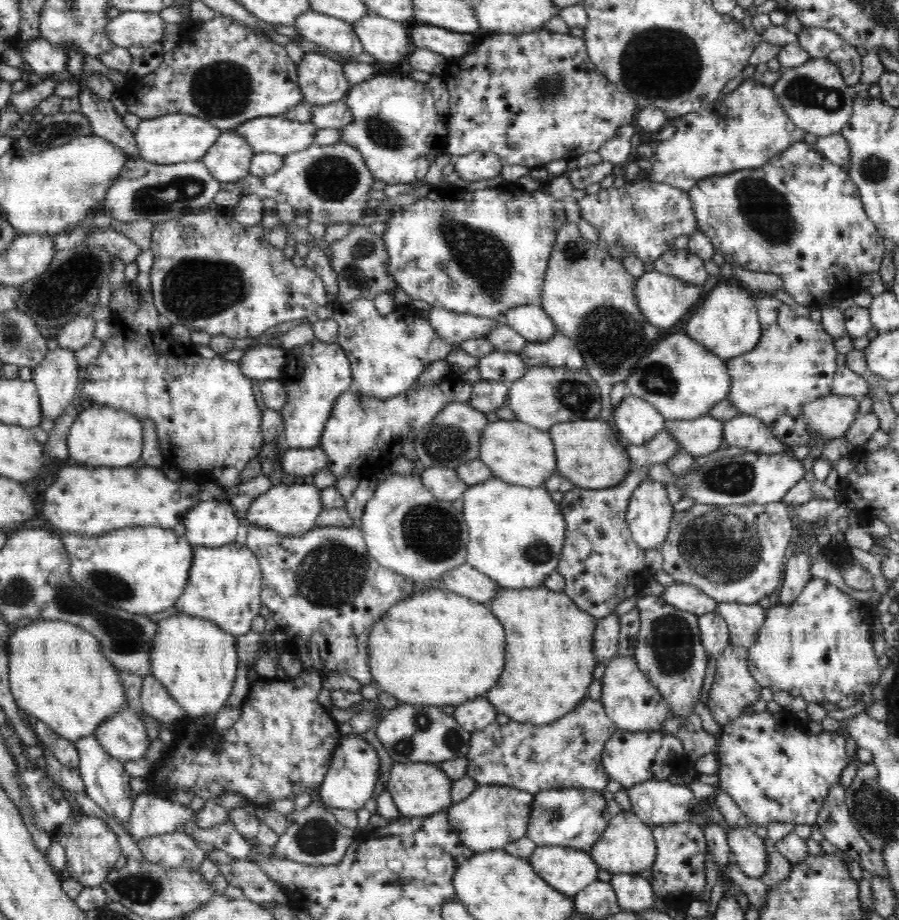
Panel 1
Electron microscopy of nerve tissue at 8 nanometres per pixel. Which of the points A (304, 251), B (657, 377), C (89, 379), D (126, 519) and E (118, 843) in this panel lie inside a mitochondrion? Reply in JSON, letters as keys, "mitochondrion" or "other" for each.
{"A":"other","B":"mitochondrion","C":"other","D":"other","E":"other"}

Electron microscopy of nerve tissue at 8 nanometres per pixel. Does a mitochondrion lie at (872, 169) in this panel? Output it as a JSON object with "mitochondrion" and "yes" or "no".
{"mitochondrion":"yes"}

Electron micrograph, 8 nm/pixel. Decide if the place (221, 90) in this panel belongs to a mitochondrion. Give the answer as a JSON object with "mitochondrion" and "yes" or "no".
{"mitochondrion":"yes"}

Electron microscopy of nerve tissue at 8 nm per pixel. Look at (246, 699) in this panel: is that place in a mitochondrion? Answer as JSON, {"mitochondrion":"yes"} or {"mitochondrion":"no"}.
{"mitochondrion":"no"}

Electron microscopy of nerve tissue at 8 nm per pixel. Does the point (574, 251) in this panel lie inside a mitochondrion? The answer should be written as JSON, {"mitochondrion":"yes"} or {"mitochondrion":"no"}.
{"mitochondrion":"yes"}

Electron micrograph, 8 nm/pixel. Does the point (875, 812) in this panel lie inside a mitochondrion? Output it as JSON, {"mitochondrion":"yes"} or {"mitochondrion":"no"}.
{"mitochondrion":"yes"}

